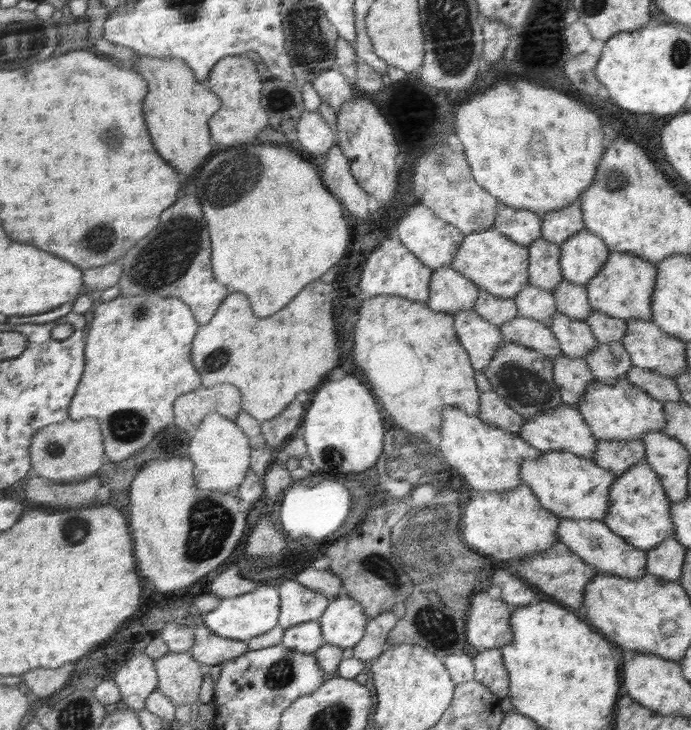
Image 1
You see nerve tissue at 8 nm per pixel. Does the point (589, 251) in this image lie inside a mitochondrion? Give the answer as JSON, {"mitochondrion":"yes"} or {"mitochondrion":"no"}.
{"mitochondrion":"no"}

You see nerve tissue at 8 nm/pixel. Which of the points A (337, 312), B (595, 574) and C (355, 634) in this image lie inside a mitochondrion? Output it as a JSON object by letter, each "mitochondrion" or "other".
{"A":"other","B":"other","C":"other"}

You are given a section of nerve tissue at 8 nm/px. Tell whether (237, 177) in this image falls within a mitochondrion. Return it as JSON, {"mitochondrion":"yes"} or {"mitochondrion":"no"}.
{"mitochondrion":"yes"}

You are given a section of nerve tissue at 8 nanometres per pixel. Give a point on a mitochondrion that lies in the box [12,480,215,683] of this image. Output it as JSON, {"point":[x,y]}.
{"point":[75,530]}

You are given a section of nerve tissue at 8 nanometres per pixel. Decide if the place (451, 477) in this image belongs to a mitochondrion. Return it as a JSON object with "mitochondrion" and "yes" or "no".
{"mitochondrion":"no"}

